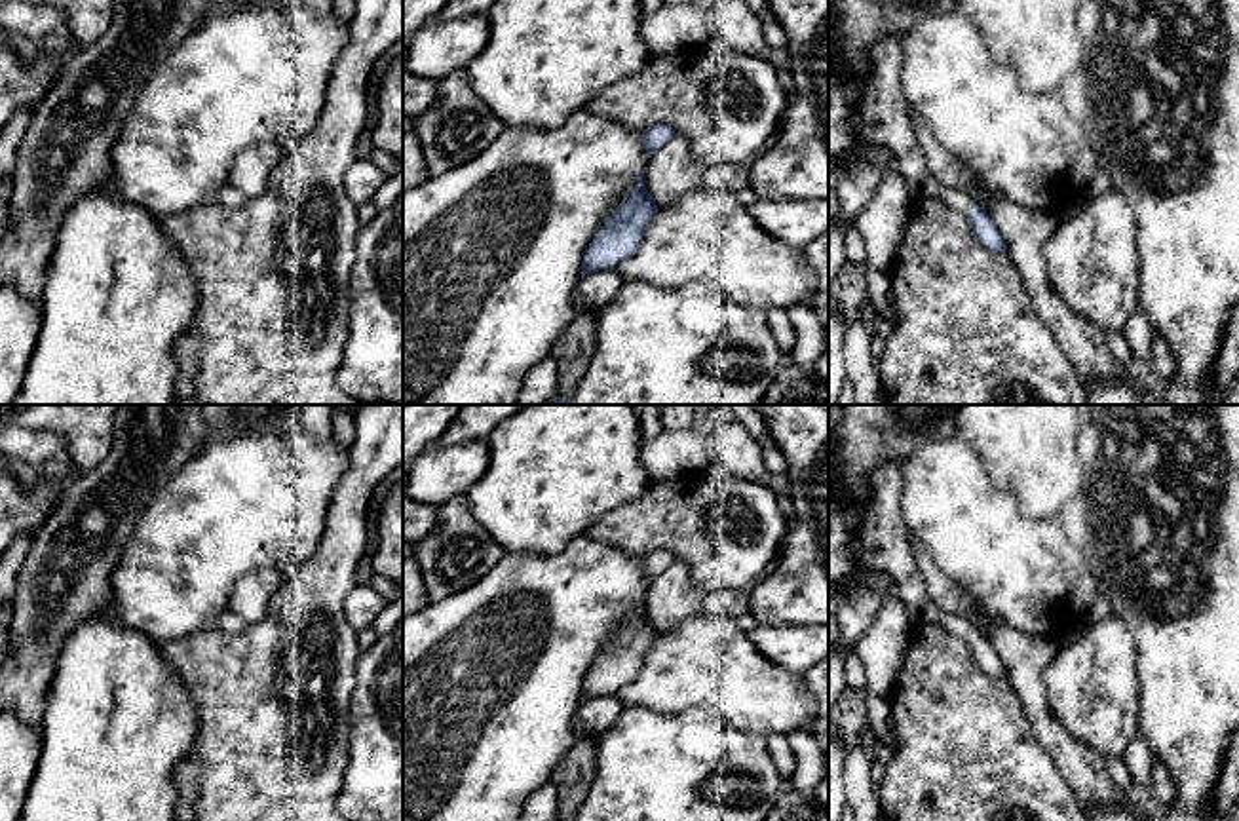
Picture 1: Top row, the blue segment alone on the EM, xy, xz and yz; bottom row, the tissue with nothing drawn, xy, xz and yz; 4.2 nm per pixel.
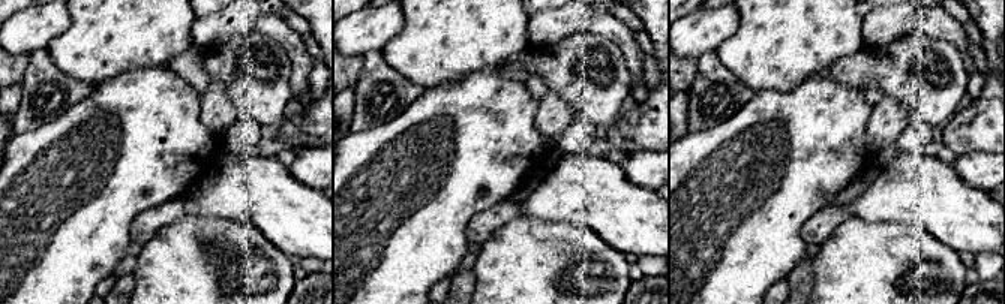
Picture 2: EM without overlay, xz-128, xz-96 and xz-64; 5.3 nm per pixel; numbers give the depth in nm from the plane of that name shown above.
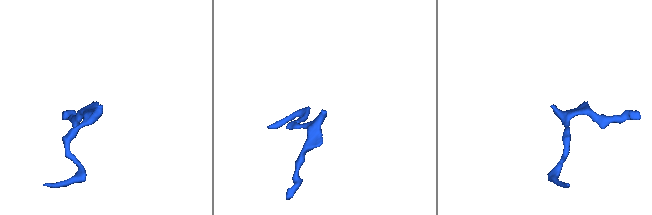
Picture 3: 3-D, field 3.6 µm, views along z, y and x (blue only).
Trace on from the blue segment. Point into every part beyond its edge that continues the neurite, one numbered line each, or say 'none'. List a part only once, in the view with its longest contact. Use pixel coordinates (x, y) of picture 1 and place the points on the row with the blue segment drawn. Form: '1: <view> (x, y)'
1: yz (920, 183)

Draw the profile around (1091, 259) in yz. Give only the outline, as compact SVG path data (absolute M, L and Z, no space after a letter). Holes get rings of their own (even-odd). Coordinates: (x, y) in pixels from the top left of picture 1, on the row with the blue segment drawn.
M1117 190L1089 198L1064 213L1043 243L1051 289L1079 317L1102 334L1123 333L1129 315L1138 306L1136 215Z

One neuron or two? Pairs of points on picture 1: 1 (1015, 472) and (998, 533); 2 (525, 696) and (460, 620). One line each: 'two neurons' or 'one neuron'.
1: two neurons
2: one neuron

